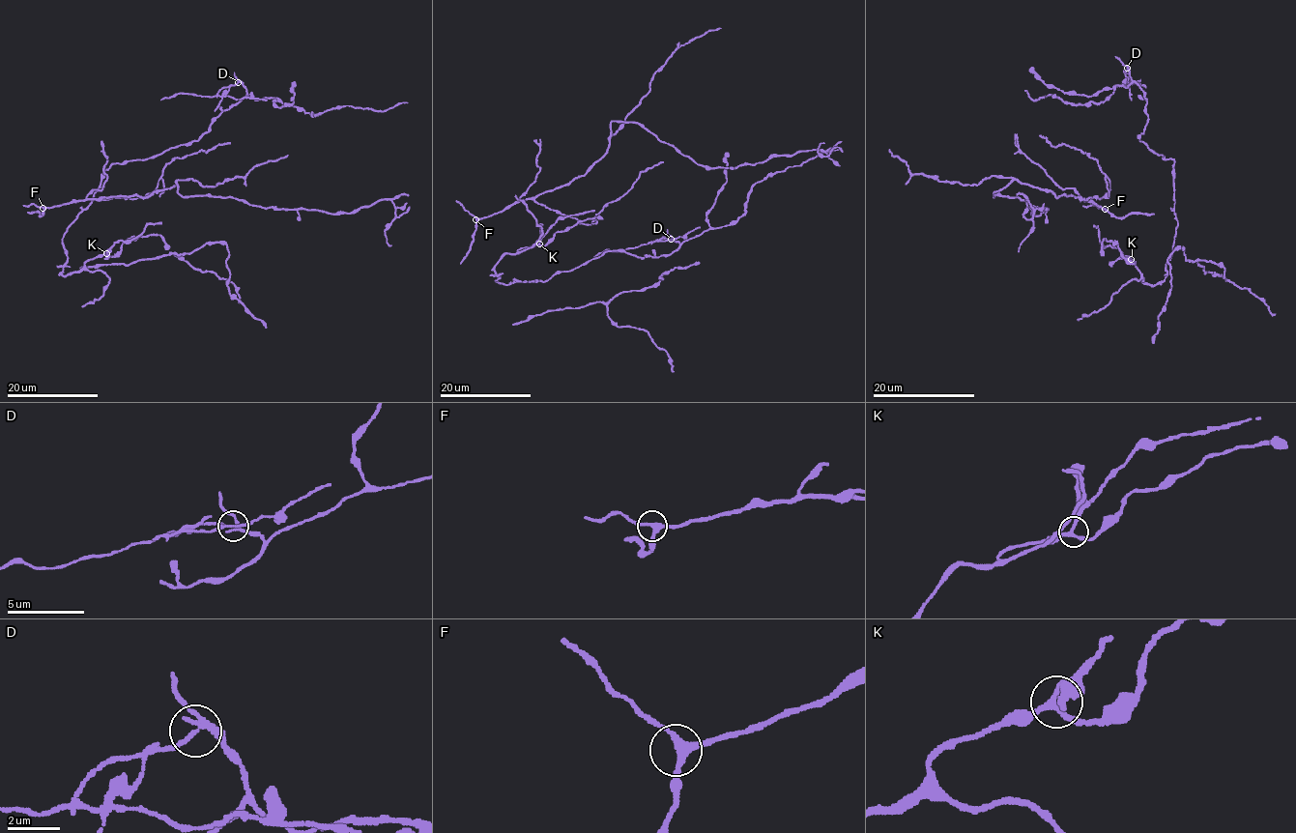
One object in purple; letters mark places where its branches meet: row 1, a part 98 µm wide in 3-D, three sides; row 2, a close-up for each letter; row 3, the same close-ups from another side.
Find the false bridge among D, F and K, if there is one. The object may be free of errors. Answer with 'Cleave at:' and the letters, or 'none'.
Cleave at: D

